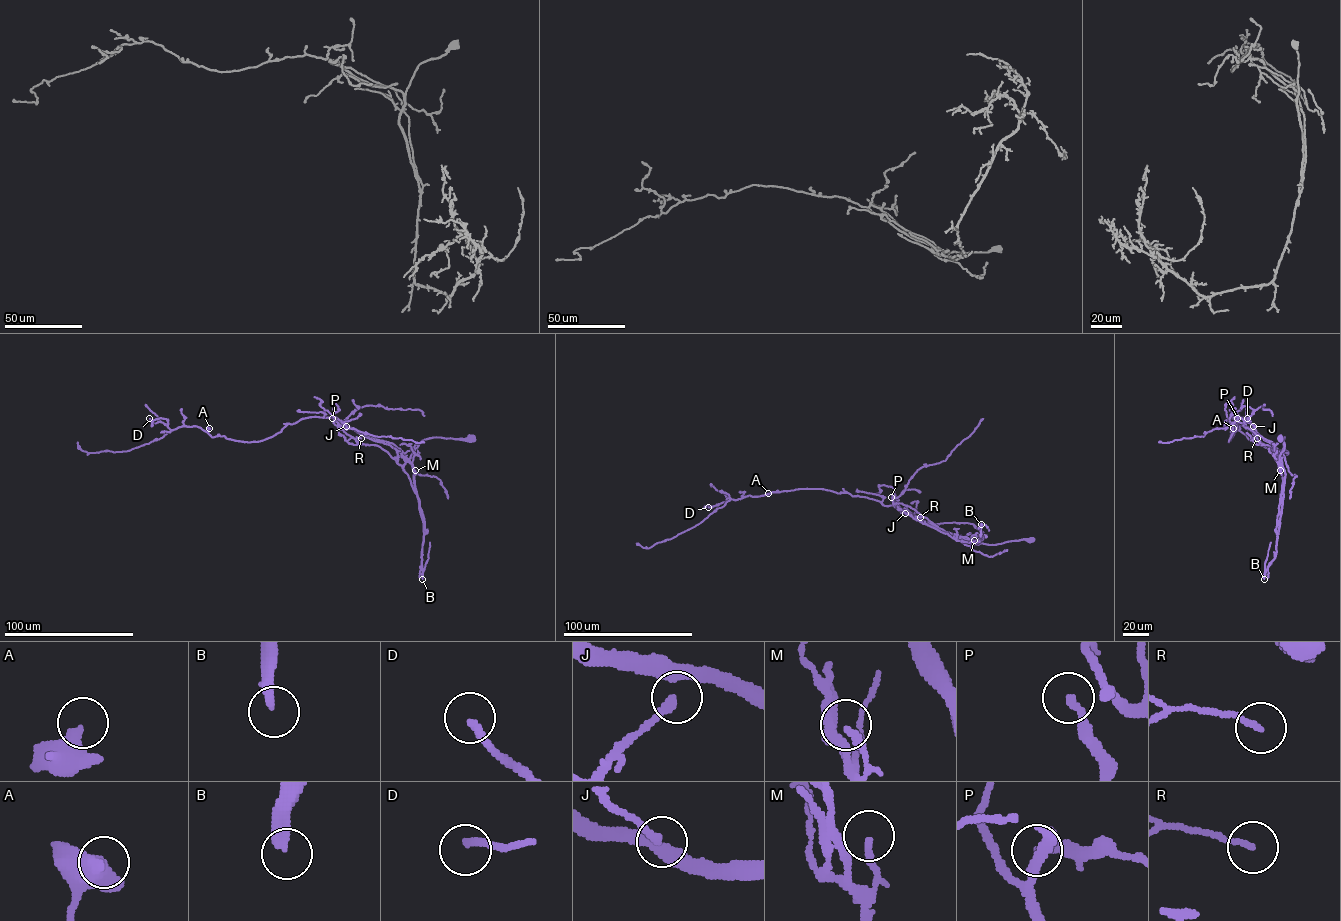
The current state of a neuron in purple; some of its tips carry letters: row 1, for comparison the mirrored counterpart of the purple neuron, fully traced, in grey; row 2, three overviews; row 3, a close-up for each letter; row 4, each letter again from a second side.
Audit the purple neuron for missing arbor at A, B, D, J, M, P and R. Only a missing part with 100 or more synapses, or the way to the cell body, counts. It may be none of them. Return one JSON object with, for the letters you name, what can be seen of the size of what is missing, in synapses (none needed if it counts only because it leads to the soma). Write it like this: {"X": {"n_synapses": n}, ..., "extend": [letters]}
{"B": {"n_synapses": 550}, "extend": ["B"]}

